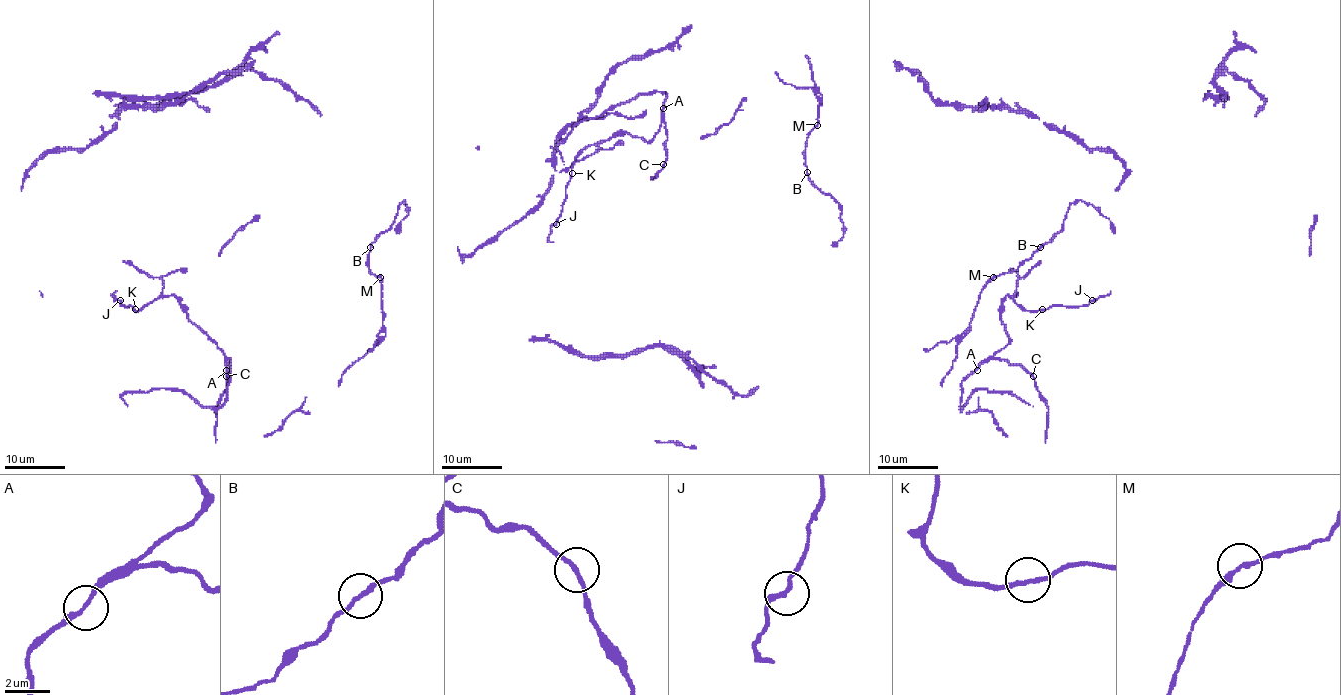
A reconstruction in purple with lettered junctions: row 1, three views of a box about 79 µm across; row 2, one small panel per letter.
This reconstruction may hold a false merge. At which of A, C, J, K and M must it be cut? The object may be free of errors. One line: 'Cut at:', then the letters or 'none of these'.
Cut at: none of these

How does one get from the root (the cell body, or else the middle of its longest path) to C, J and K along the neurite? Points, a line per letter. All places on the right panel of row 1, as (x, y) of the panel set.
C: (1016, 288), (1013, 295), (1004, 298), (1001, 314), (1010, 341), (990, 358), (1021, 365), (1033, 376)
J: (1016, 288), (1013, 300), (1027, 311), (1044, 311), (1053, 306), (1086, 306), (1092, 300)
K: (1016, 288), (1013, 300), (1027, 311), (1042, 309)

